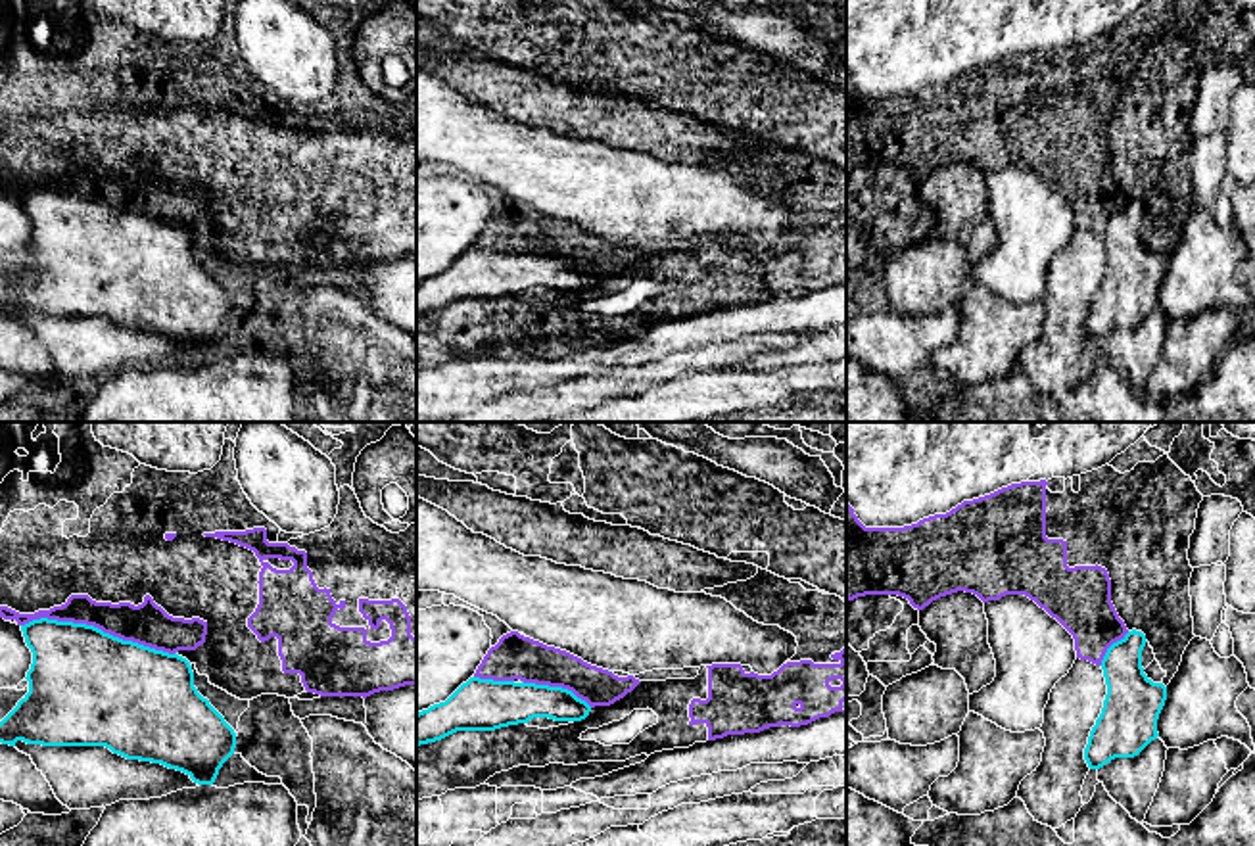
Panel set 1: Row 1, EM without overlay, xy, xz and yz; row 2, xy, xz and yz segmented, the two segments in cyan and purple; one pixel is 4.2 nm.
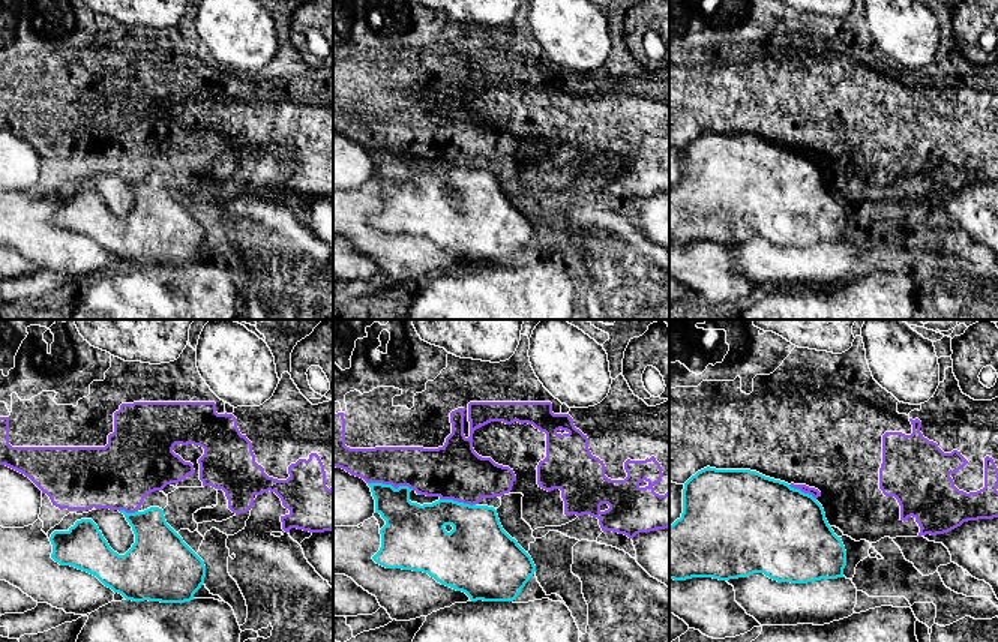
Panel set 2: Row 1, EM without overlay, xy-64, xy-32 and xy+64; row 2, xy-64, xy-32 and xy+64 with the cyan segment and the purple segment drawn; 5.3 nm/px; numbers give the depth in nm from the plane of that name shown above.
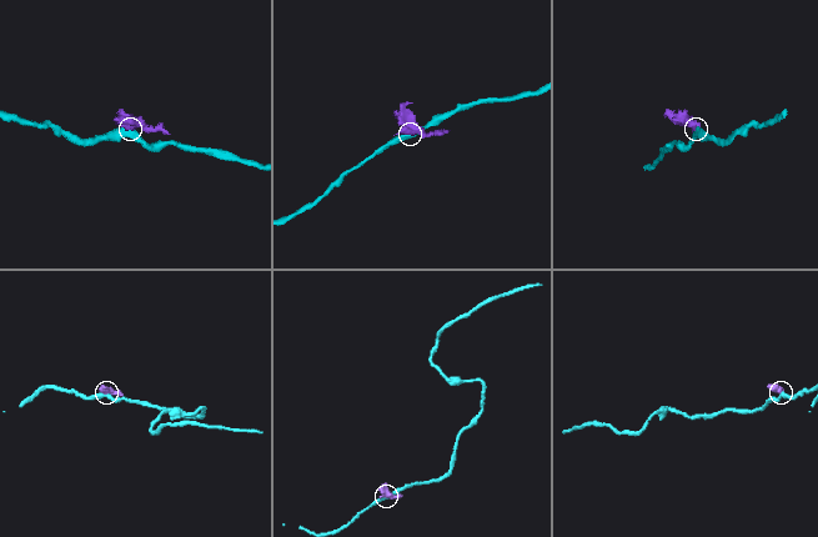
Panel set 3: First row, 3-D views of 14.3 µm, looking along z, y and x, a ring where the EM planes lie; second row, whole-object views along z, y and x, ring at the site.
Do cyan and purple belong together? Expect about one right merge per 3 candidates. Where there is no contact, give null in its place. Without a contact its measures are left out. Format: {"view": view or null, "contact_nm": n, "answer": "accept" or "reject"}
{"view": "xy", "contact_nm": 650, "answer": "reject"}

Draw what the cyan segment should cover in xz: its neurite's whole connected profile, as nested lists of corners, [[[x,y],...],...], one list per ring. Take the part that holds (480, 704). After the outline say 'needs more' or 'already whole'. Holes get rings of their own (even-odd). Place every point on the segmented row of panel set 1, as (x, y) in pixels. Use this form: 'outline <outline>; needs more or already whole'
outline [[[470,677],[445,702],[416,714],[416,746],[457,731],[495,731],[533,717],[581,721],[591,706],[562,687]]]; already whole

